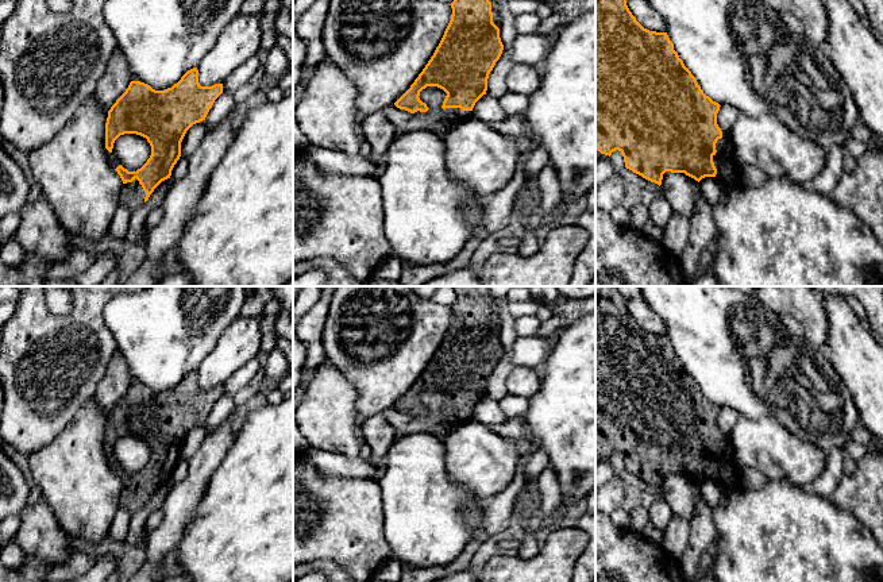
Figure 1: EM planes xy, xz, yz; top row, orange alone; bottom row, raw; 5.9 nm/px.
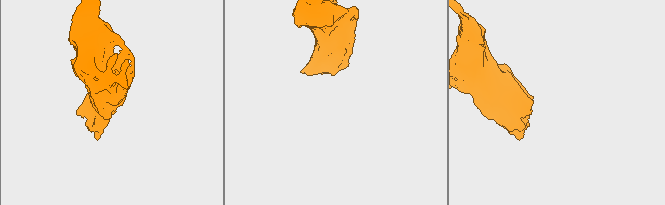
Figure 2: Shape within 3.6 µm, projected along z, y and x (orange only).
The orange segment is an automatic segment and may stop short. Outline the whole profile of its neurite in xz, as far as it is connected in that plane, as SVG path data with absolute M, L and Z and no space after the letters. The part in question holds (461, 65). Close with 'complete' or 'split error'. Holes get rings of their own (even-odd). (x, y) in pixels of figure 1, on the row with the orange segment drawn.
M454 0L450 5L451 20L439 46L410 88L394 103L397 108L419 115L429 109L420 100L420 92L427 86L443 89L447 96L442 108L450 120L431 130L442 138L450 132L455 122L467 119L475 103L486 95L489 74L504 50L500 28L493 23L489 0Z; split error

